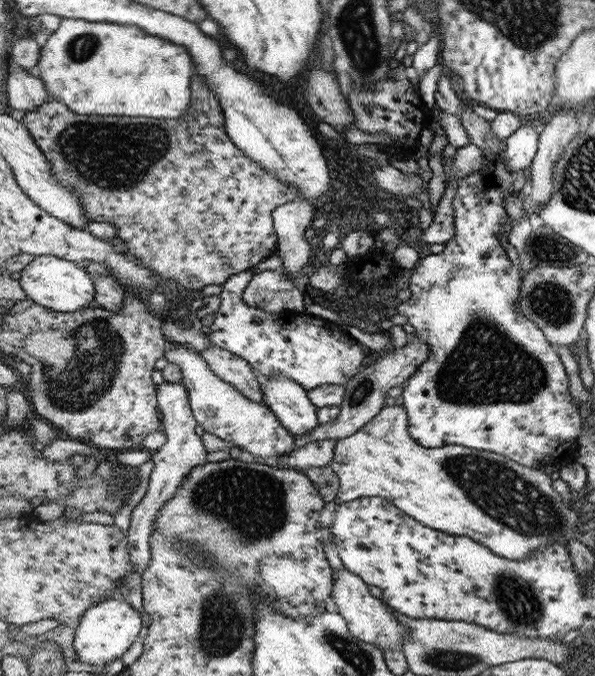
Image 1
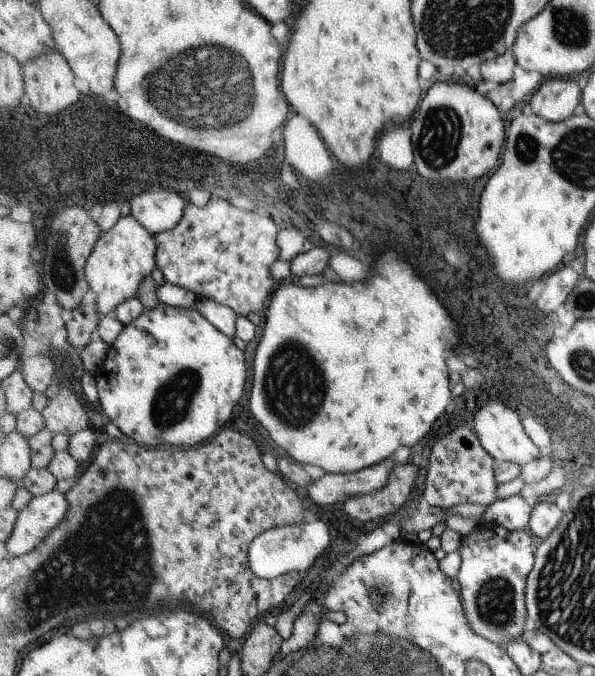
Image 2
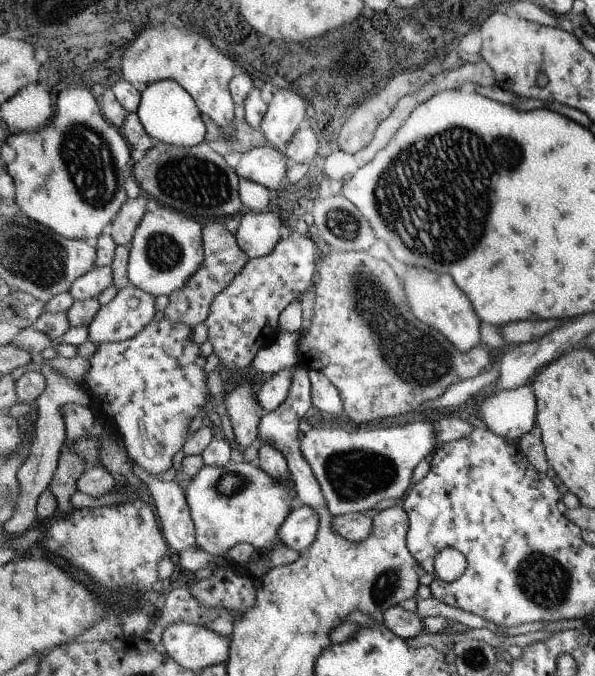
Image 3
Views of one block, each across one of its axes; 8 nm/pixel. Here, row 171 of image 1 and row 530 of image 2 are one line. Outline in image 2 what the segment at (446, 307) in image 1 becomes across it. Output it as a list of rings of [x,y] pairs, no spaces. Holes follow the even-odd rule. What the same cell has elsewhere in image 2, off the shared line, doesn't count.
[[[483,522],[473,534],[463,535],[462,546],[457,551],[461,557],[461,566],[457,573],[457,582],[461,587],[461,598],[465,614],[468,615],[469,626],[472,630],[489,639],[490,642],[503,645],[509,640],[520,640],[524,632],[526,606],[524,606],[524,586],[526,578],[534,566],[534,552],[530,536],[524,531],[508,531],[497,523]]]

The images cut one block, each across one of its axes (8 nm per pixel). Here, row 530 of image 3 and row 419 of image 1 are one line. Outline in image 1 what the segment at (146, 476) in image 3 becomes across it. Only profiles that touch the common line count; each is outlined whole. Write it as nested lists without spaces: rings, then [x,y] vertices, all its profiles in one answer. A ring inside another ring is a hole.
[[[164,382],[159,385],[158,394],[161,414],[164,418],[164,430],[168,435],[169,441],[158,450],[158,453],[153,455],[152,460],[156,465],[151,477],[149,477],[148,489],[141,501],[132,510],[127,535],[128,544],[130,544],[130,554],[132,554],[132,561],[136,564],[136,568],[124,578],[120,590],[116,590],[112,594],[119,593],[120,597],[128,600],[140,613],[145,610],[142,584],[144,571],[148,569],[150,561],[152,561],[150,539],[154,530],[154,521],[165,504],[172,500],[180,492],[180,489],[187,484],[187,476],[192,474],[197,466],[204,466],[210,463],[210,458],[208,458],[209,450],[203,439],[201,424],[193,411],[188,387],[183,382]]]

